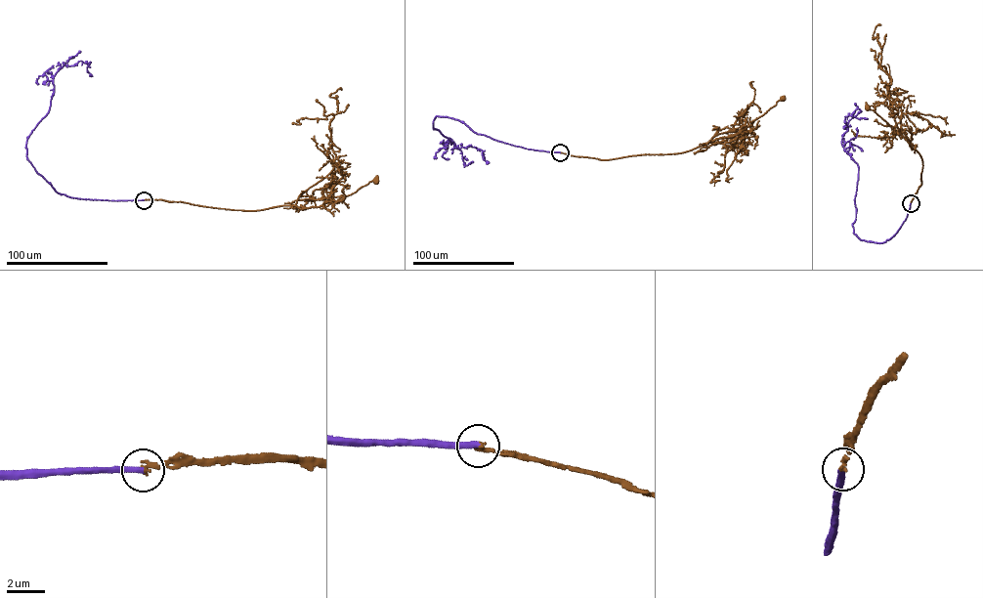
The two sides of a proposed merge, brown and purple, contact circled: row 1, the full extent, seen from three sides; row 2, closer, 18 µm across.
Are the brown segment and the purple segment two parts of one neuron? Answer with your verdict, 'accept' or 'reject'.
reject

